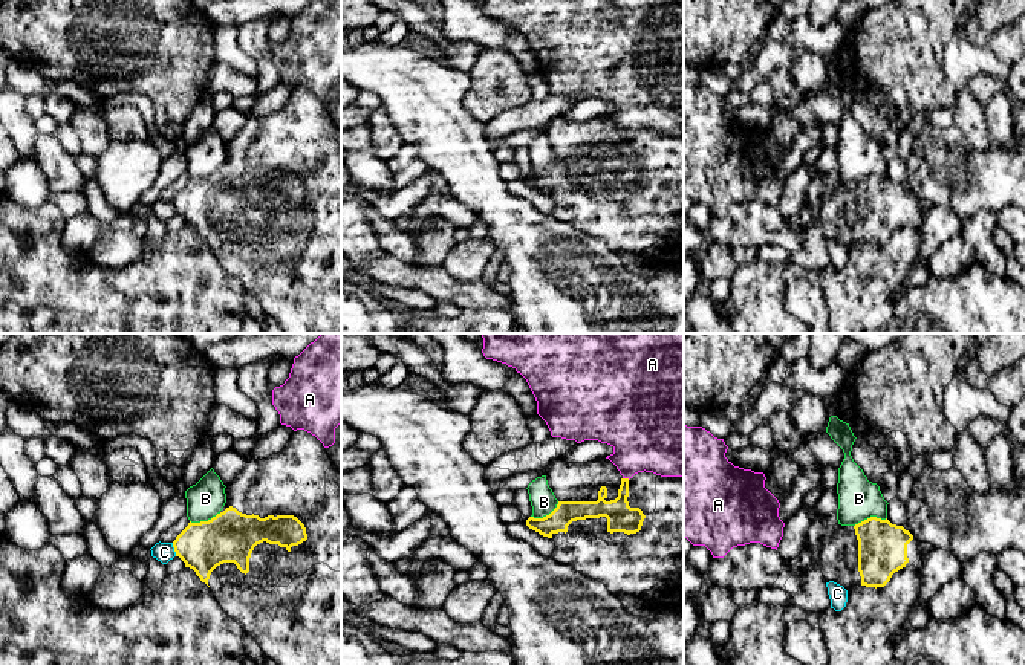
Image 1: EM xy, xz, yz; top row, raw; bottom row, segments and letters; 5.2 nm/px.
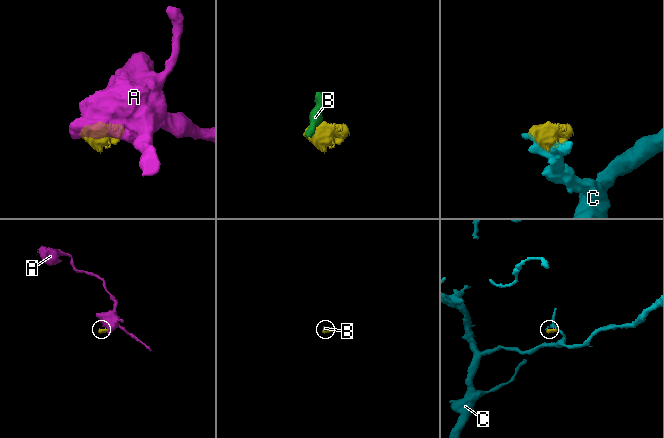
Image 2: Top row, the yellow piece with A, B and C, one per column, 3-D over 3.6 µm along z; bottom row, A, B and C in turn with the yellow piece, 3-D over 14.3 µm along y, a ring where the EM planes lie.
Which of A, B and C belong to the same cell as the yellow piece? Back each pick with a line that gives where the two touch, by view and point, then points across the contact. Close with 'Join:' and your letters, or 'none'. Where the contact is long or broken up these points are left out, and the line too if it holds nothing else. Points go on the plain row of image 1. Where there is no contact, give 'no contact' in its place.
Join: none

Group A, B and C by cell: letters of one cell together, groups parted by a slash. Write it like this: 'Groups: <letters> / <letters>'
Groups: A / B / C

